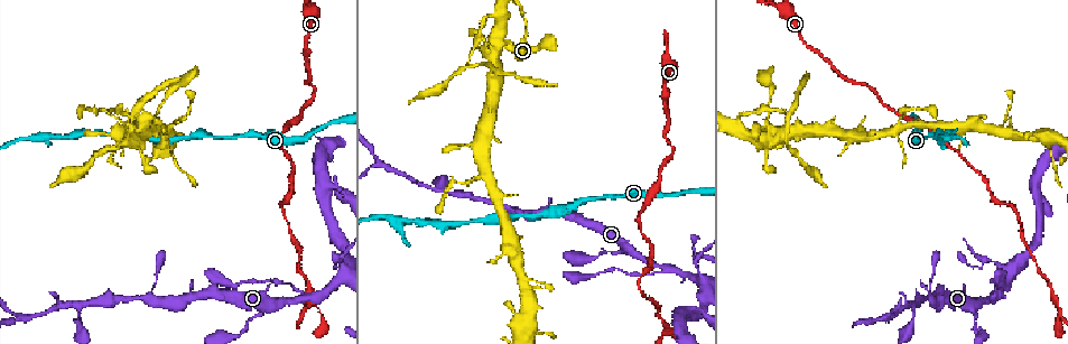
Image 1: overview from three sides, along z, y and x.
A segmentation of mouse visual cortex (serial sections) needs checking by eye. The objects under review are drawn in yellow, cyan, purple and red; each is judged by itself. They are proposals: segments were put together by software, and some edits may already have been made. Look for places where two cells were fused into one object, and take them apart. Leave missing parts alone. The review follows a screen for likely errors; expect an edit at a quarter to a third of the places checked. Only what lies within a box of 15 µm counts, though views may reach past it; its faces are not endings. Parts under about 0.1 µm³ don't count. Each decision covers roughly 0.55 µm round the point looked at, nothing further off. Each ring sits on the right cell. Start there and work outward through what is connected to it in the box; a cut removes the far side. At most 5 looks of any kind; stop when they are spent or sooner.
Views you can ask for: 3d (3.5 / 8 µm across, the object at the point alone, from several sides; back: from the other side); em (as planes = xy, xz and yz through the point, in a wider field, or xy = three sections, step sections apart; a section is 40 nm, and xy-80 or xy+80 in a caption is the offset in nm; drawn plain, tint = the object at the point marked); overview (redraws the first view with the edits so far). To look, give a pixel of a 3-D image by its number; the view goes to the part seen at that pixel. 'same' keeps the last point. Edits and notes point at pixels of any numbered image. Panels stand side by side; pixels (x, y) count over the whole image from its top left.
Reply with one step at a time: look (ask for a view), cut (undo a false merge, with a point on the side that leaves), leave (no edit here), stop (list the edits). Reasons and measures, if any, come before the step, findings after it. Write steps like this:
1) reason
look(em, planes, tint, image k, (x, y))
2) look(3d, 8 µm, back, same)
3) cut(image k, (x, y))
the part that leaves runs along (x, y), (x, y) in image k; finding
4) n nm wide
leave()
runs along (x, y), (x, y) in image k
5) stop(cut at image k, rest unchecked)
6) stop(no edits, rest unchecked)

two arms in line, one across
look(3d, 8 µm, back, image 1, (913, 306))

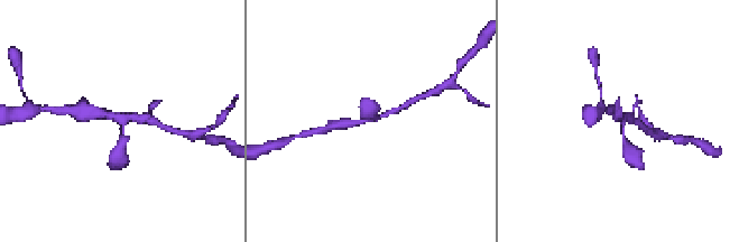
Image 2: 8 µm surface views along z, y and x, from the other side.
look(3d, 3.5 µm, image 2, (120, 117))

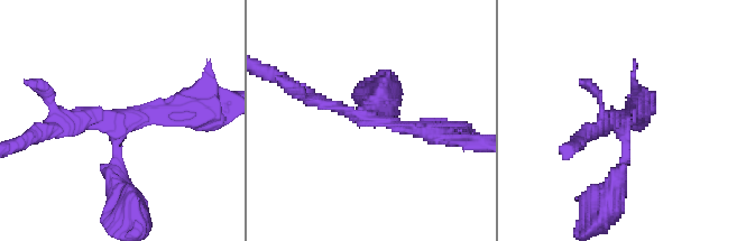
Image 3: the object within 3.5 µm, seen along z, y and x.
3 arms
leave()
runs along (445, 131), (356, 117), (304, 93) in image 3; continuous, no second cell

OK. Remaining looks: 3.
three-way junction
look(em, xy, step 1, tint, image 1, (665, 267))

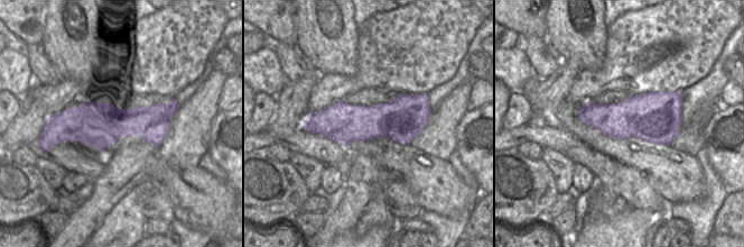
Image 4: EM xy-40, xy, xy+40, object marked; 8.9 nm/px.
look(3d, 3.5 µm, same)

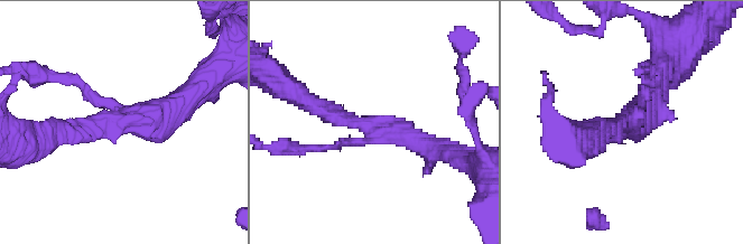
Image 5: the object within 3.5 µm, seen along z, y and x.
leave()
all the same cell

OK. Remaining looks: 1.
stop(no edits, rest unchecked)

